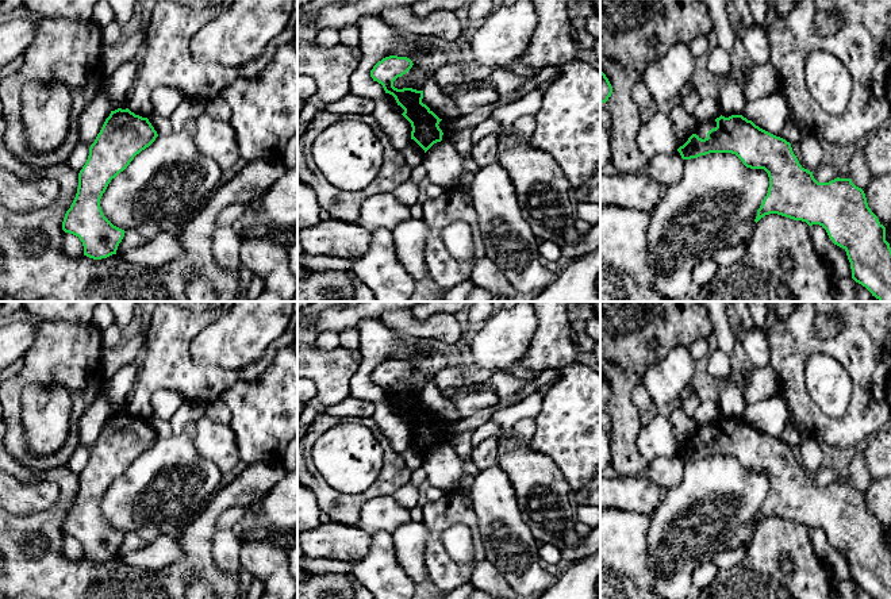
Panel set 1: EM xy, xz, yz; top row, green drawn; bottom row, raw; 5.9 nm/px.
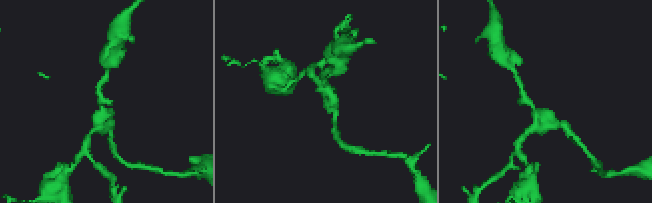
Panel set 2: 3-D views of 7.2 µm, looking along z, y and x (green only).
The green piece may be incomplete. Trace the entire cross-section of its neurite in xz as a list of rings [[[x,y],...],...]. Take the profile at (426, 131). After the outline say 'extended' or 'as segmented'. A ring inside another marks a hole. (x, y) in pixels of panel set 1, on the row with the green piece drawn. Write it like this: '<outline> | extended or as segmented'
[[[389,55],[373,66],[370,77],[381,84],[385,93],[392,95],[398,105],[404,110],[402,115],[412,127],[411,139],[426,153],[434,143],[442,141],[443,133],[438,126],[442,119],[422,103],[423,91],[393,87],[393,81],[406,74],[412,65],[412,61],[407,57]]] | as segmented

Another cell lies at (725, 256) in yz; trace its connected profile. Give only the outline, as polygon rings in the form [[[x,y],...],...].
[[[742,242],[738,246],[719,247],[714,260],[719,266],[733,265],[740,261],[745,253],[746,242]]]

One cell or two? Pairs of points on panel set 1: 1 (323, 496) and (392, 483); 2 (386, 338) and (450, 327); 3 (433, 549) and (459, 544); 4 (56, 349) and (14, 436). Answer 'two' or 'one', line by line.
1: one
2: two
3: two
4: one

